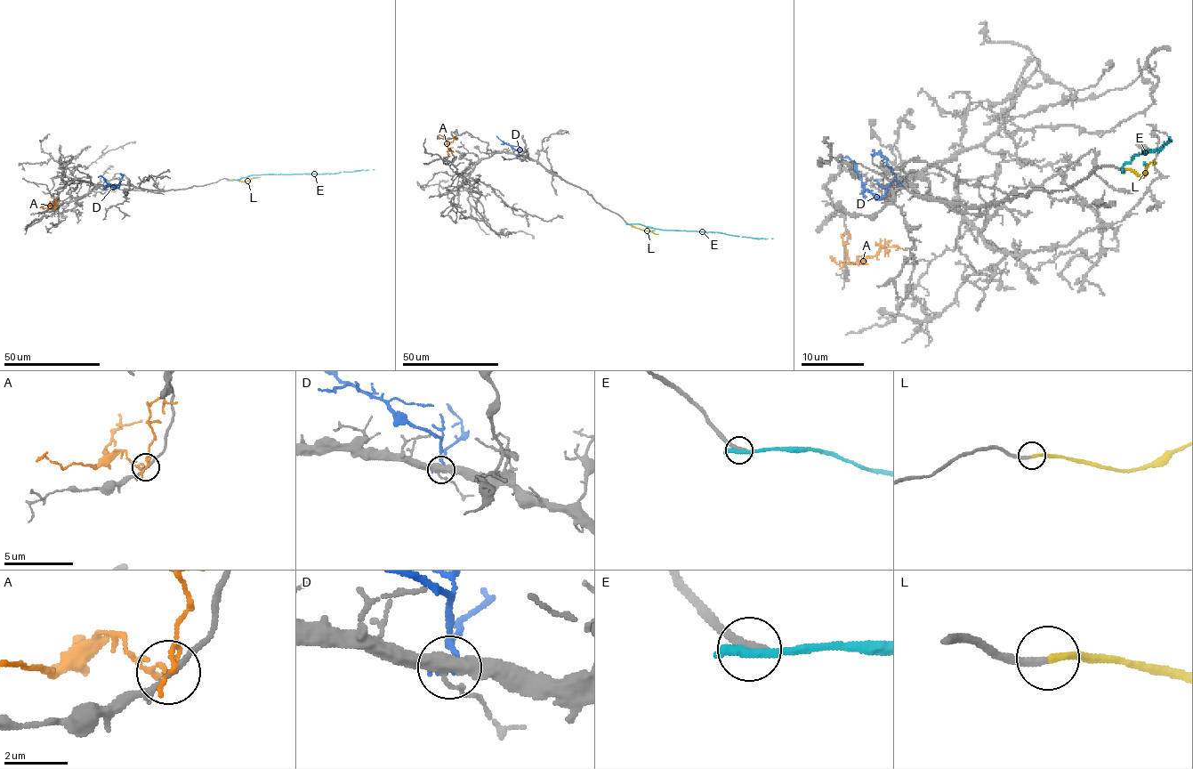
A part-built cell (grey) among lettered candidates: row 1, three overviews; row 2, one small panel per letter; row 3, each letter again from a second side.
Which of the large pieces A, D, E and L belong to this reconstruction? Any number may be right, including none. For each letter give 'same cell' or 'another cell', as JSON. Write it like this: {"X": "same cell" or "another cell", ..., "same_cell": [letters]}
{"A": "another cell", "D": "another cell", "E": "another cell", "L": "same cell", "same_cell": ["L"]}

